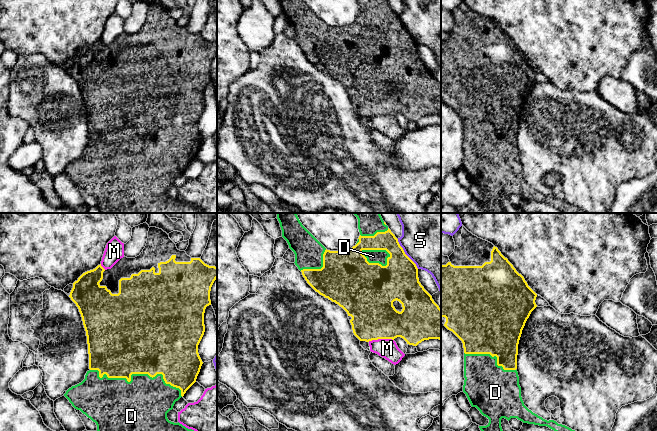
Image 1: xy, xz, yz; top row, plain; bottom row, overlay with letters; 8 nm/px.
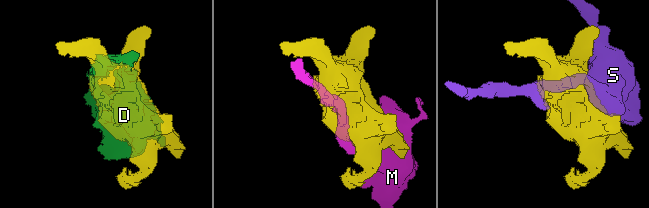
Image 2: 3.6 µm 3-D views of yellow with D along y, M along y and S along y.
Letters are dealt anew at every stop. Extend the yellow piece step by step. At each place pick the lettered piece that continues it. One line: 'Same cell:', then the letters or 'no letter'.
Same cell: D

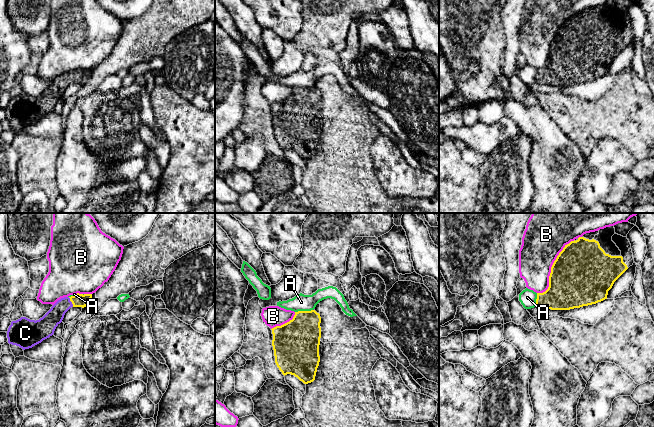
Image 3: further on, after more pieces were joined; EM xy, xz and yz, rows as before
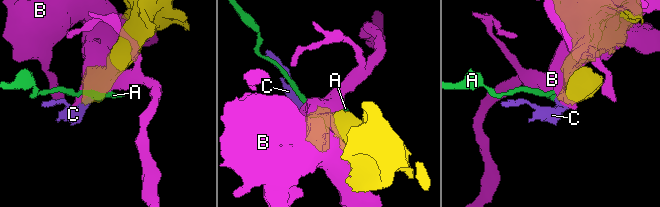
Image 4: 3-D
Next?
Same cell: C

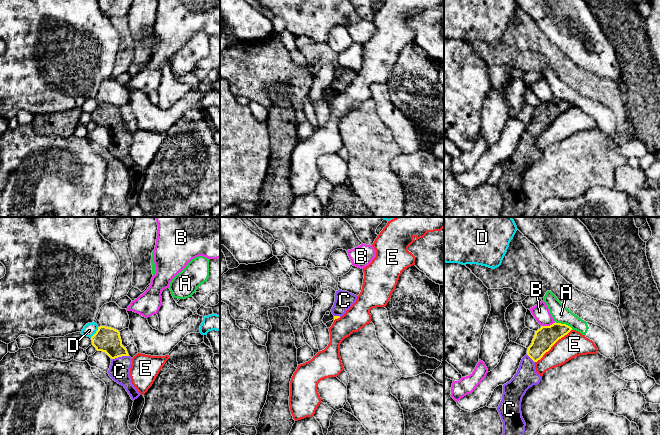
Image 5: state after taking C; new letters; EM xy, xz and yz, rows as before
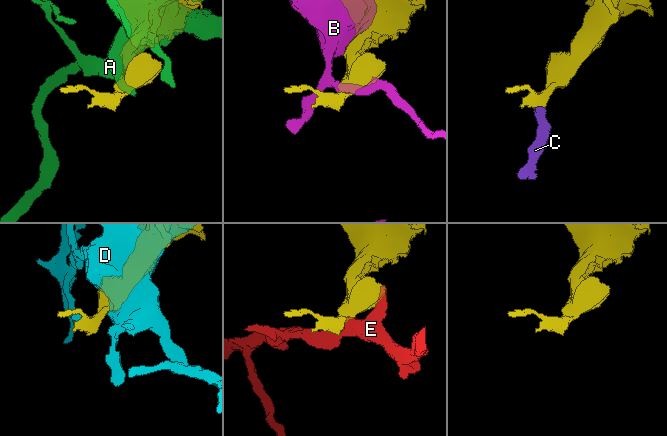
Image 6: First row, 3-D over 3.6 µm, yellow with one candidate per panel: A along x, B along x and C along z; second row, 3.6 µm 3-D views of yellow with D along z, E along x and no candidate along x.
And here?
Same cell: C

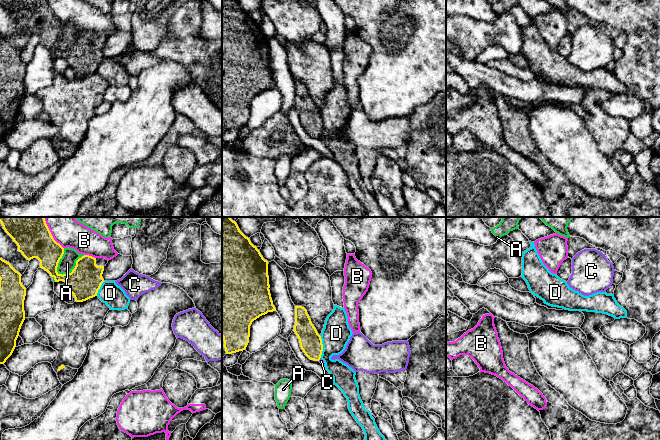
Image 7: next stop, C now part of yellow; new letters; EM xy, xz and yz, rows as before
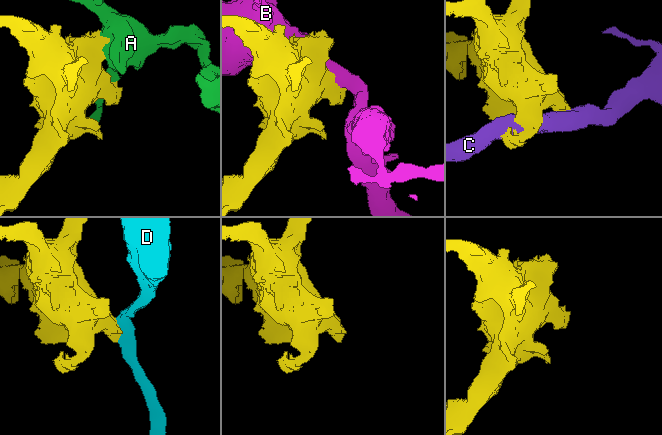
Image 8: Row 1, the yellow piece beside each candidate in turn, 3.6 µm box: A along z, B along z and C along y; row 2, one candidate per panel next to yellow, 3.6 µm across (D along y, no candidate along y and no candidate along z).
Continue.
Same cell: no letter

